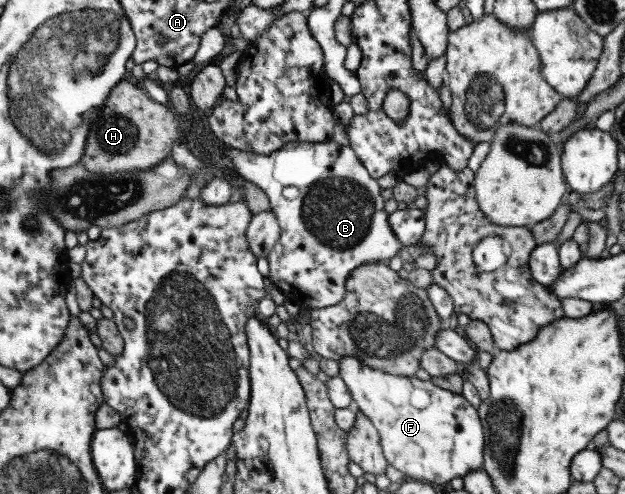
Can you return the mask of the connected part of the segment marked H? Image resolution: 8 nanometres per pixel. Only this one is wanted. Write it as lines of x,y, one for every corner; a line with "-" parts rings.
132,78
116,83
104,99
100,115
87,130
77,163
97,175
149,169
170,155
172,143
182,140
179,117
167,104
153,101

